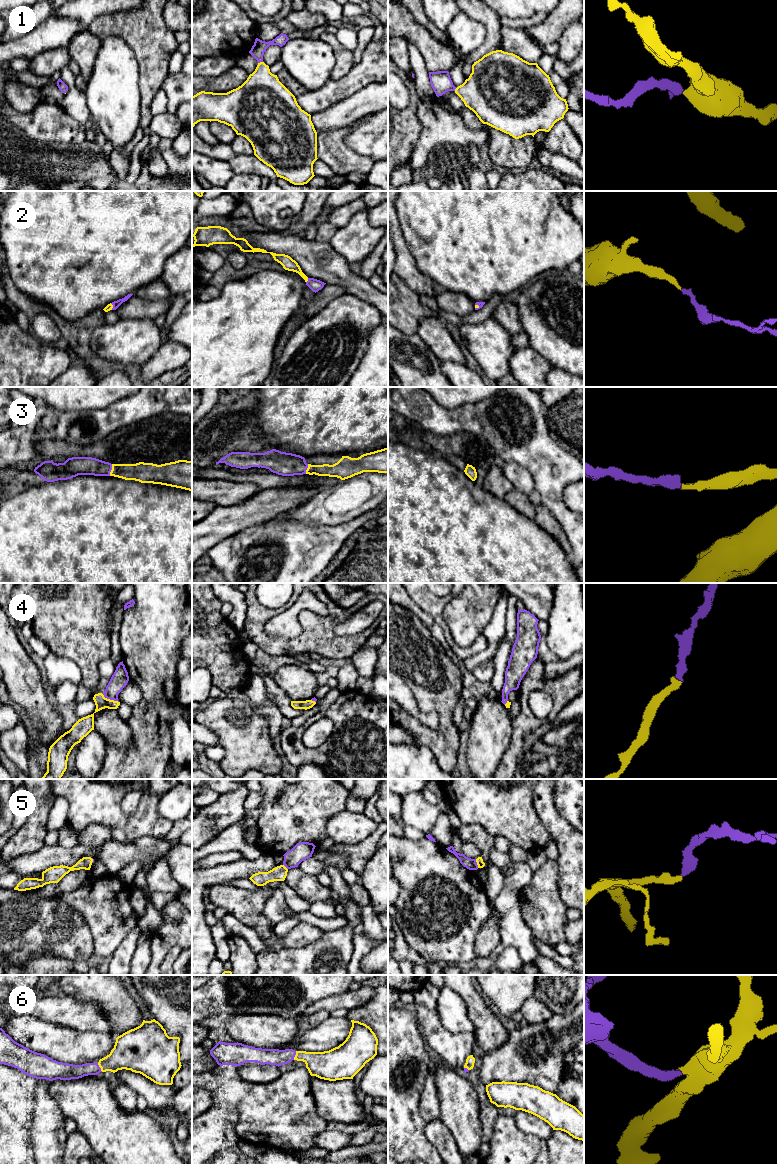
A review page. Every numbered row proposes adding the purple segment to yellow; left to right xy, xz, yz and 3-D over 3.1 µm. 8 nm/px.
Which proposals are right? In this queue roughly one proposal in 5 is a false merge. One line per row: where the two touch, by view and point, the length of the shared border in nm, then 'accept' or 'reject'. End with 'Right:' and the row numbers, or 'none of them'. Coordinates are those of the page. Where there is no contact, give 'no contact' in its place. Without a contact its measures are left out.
1: xz (260, 62) | 40 nm | accept
2: xz (307, 280) | 40 nm | accept
3: xy (111, 470) | 100 nm | accept
4: xy (109, 699) | 150 nm | accept
5: yz (477, 863) | 80 nm | accept
6: xy (99, 1066) | 80 nm | accept
Right: 1, 2, 3, 4, 5, 6

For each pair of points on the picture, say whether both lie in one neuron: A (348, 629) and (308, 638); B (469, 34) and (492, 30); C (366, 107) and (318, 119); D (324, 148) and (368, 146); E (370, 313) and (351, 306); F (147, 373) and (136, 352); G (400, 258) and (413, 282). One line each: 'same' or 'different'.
A: different
B: different
C: same
D: different
E: same
F: different
G: same

